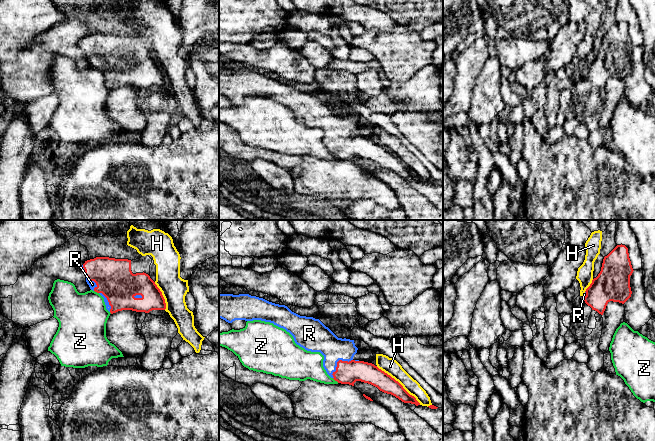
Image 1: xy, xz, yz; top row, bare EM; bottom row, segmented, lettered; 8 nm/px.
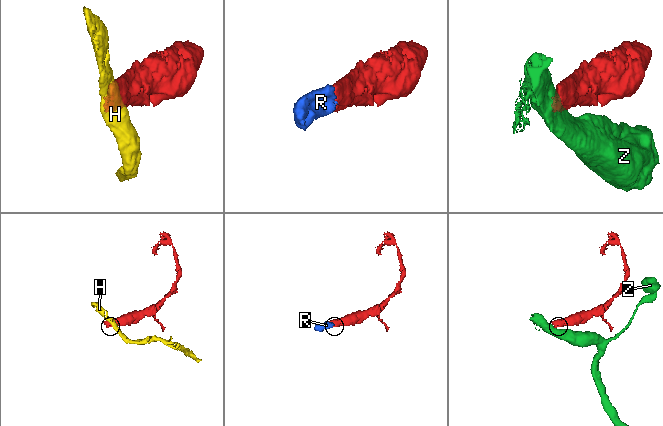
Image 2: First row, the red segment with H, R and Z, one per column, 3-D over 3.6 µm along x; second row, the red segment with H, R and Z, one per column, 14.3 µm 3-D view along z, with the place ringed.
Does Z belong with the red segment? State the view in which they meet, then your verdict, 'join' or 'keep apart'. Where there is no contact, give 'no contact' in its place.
contact in xz; keep apart

